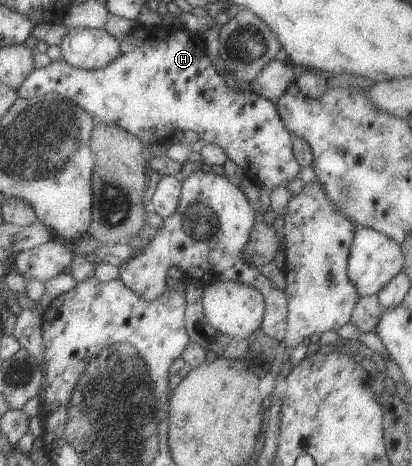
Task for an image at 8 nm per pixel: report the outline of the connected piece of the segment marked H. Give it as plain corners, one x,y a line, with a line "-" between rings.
164,23
160,29
151,29
150,27
138,24
137,28
122,42
121,50
122,53
120,56
118,56
114,62
104,69
80,69
67,64
63,59
60,61
54,61
45,68
36,69
35,72
32,72
31,76
28,76
28,79
24,82
24,85
17,90
19,98
30,99
42,97
48,95
49,93
60,94
61,96
74,100
89,114
92,114
94,120
96,121
95,125
103,123
106,125
115,125
124,128
125,130
132,132
135,136
138,136
140,141
144,142
144,144
152,144
154,142
160,143
160,141
168,138
168,136
171,136
173,132
176,133
178,130
184,130
185,132
188,132
189,130
193,131
198,134
199,139
206,141
206,143
218,145
224,149
227,157
244,169
249,178
255,180
260,185
266,186
270,190
280,185
286,187
292,178
298,177
302,166
299,164
299,160
295,156
295,149
293,148
293,133
285,125
277,104
266,99
264,96
259,96
258,94
253,93
250,90
240,91
236,87
228,86
228,84
226,84
226,78
224,78
224,76
216,70
214,62
210,60
210,56
208,55
212,51
207,47
207,43
205,43
203,36
192,34
187,30
182,30
182,28
174,28
173,25
168,23

